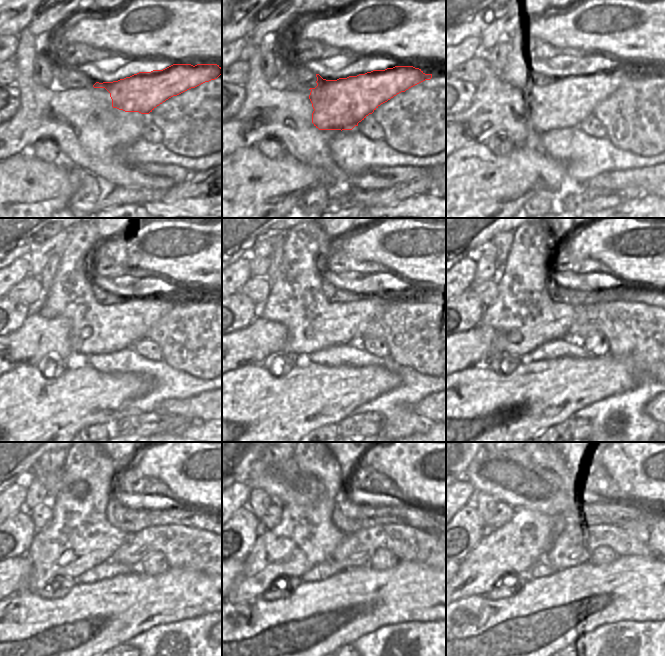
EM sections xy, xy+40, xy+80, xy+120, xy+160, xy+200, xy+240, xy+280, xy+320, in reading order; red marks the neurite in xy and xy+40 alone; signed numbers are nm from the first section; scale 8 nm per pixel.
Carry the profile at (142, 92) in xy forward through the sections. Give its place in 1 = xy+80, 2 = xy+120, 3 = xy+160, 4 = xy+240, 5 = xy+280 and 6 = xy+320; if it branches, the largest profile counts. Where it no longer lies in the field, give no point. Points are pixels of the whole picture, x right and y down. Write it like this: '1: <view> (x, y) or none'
1: xy+80 (566, 103)
2: xy+120 (106, 329)
3: xy+160 (330, 324)
4: xy+240 (83, 540)
5: xy+280 (306, 539)
6: xy+320 (514, 548)

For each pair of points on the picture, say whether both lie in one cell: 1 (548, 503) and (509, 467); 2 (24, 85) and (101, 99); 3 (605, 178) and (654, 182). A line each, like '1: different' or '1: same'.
1: same
2: same
3: same

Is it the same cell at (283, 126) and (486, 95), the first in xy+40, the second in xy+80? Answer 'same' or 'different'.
same

